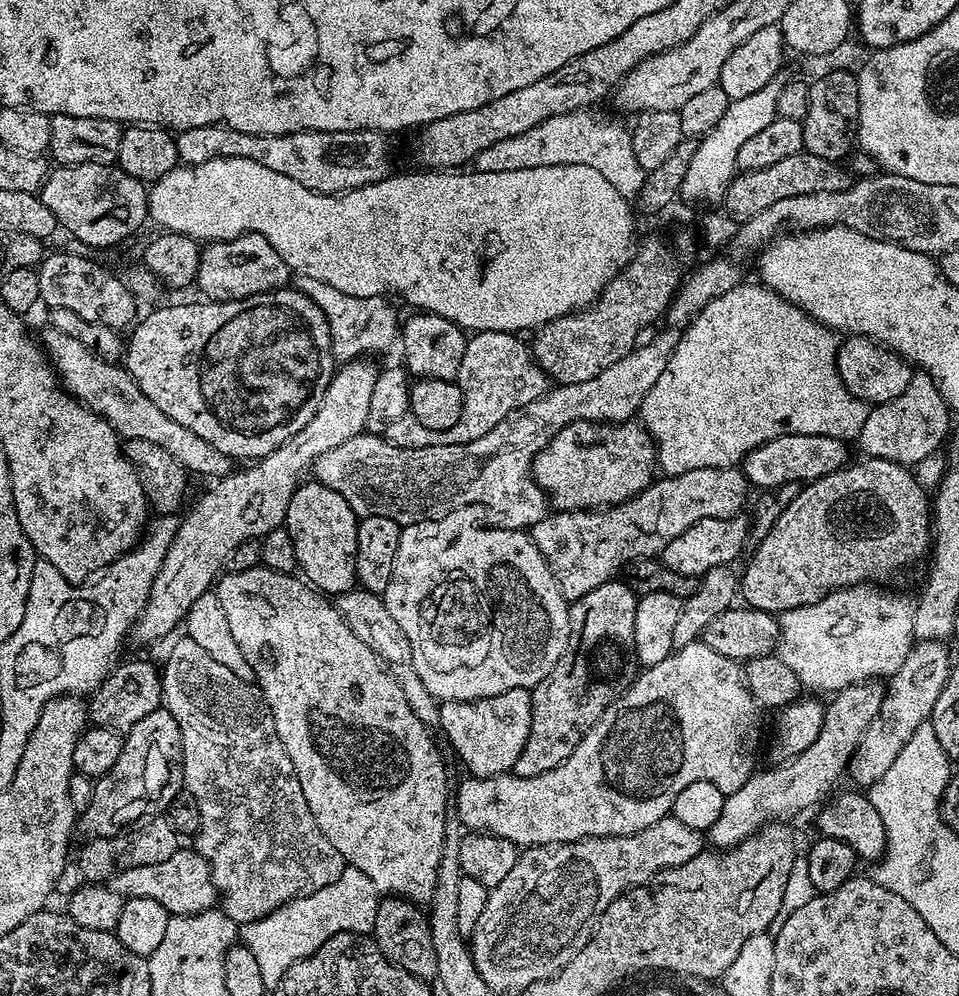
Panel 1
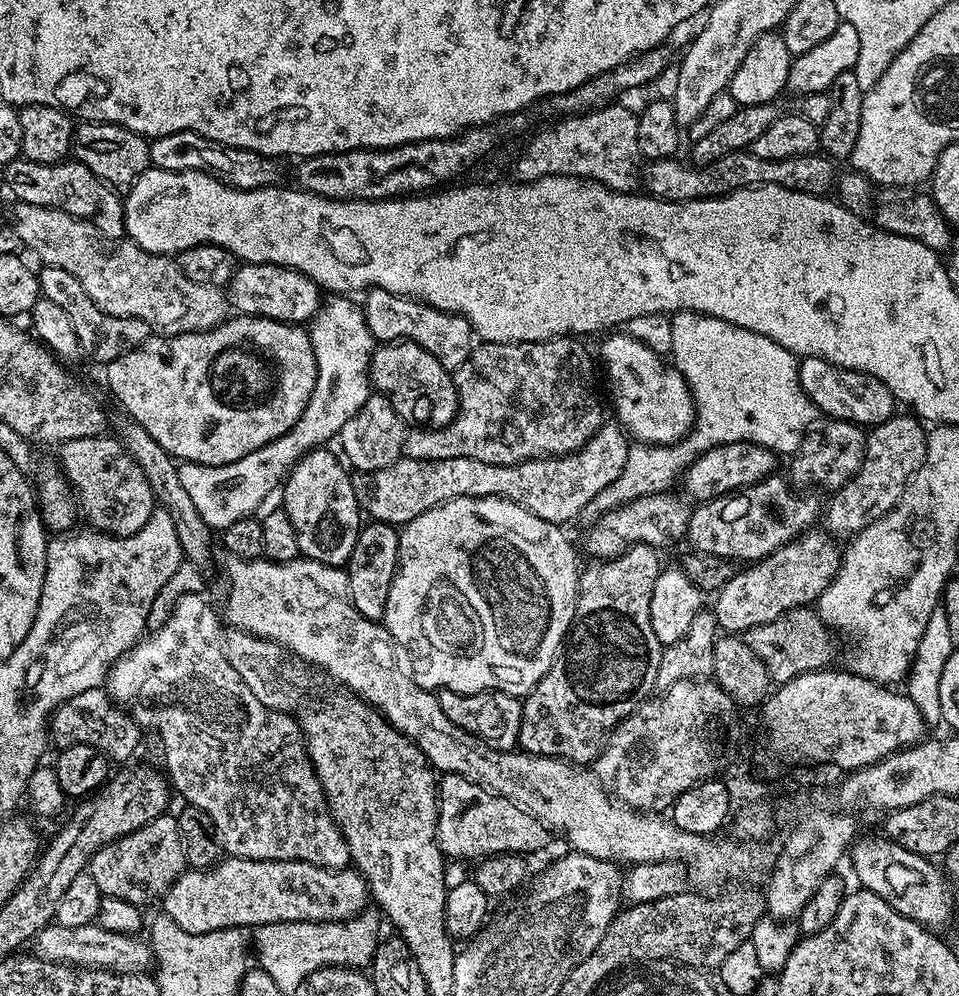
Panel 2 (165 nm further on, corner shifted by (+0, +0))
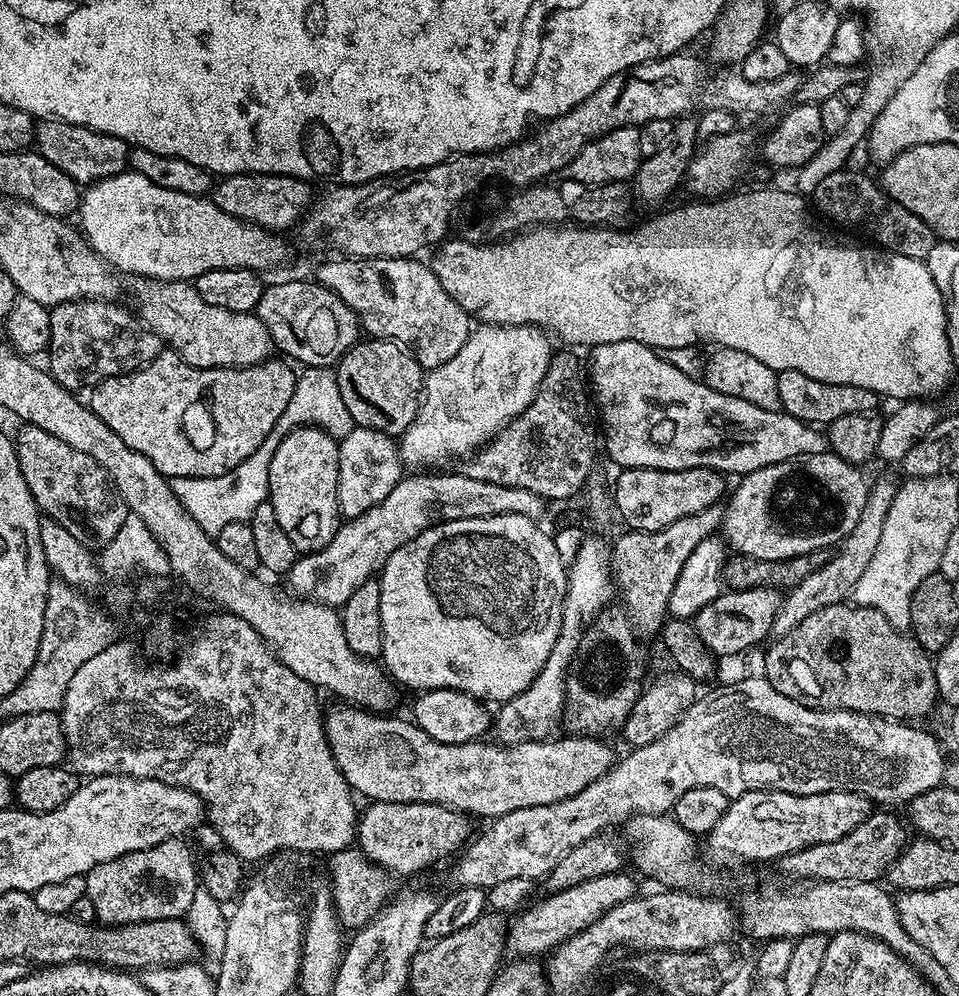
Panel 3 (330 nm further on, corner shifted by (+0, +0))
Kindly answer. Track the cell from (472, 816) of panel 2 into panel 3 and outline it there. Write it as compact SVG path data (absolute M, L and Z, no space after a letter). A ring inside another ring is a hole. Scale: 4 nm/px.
M378 800L367 806L369 808L358 816L358 847L368 859L394 874L420 872L447 852L459 849L473 835L472 824L468 821L471 819L445 804Z

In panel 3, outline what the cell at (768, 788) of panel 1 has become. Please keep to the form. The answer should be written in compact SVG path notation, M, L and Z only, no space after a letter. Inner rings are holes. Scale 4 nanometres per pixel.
M621 870L614 874L590 878L578 886L545 895L545 900L537 908L525 907L519 913L521 916L513 924L507 925L504 938L505 957L526 958L531 954L540 954L536 952L547 953L555 949L557 944L571 941L576 933L584 932L590 925L596 924L606 910L634 898L638 895L635 880L637 877L627 876L626 873L627 871Z

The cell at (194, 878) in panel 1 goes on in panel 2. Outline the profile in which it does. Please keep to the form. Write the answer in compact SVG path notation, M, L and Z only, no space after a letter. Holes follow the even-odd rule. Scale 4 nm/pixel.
M228 856L210 868L193 868L183 872L162 897L163 904L163 915L182 926L182 930L190 934L206 934L223 928L252 930L263 924L278 922L348 920L369 907L370 891L363 876L352 866L323 868L305 860L247 860L241 856Z

